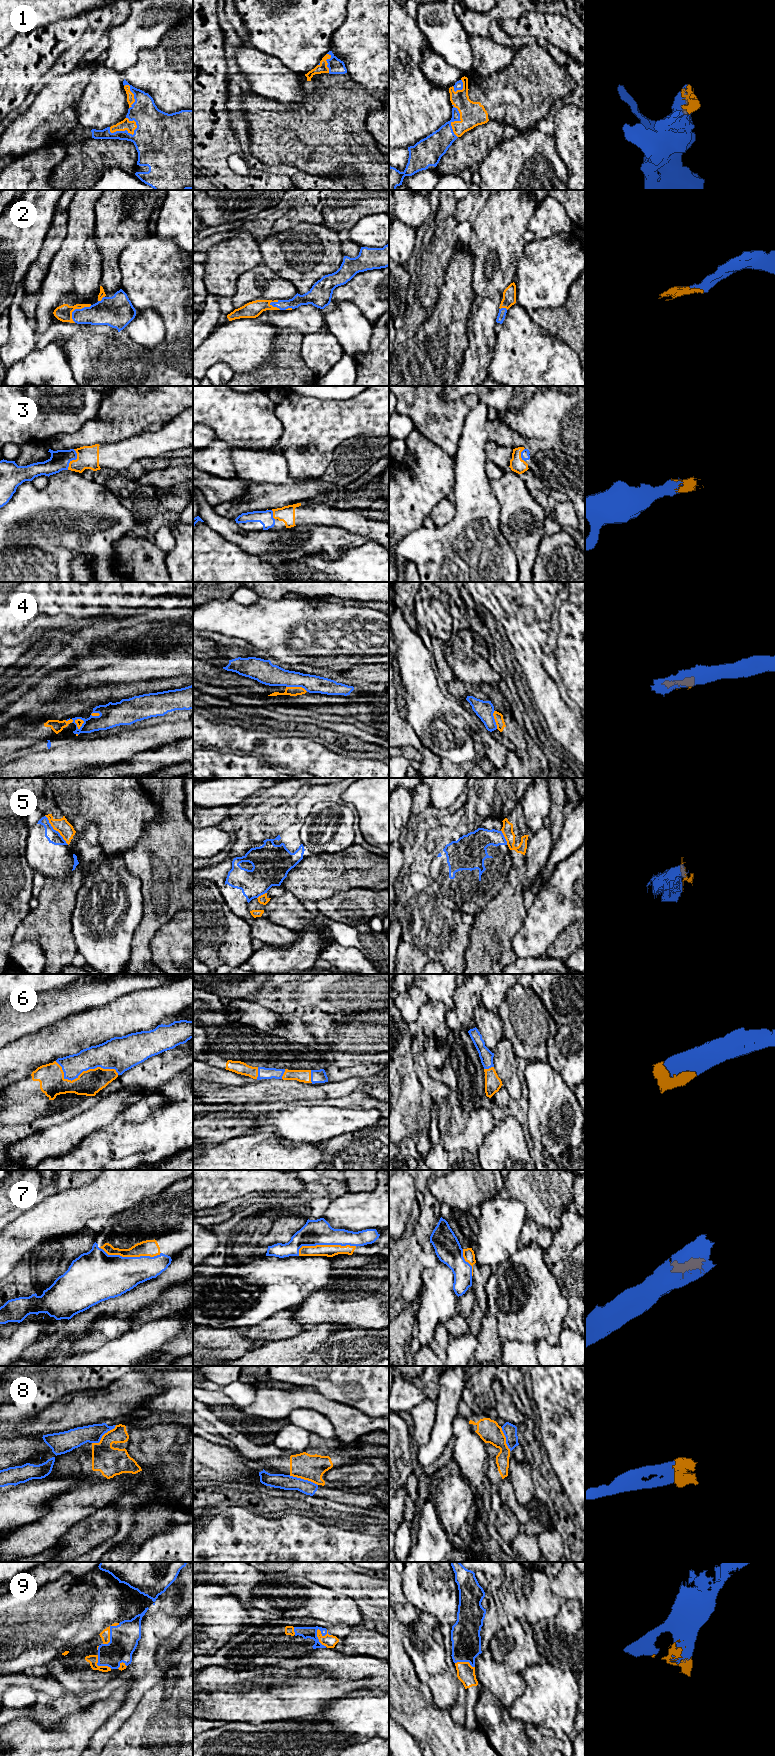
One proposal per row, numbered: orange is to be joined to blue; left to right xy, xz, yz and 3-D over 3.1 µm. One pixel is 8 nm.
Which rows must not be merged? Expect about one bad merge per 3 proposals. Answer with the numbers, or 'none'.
4, 5, 8

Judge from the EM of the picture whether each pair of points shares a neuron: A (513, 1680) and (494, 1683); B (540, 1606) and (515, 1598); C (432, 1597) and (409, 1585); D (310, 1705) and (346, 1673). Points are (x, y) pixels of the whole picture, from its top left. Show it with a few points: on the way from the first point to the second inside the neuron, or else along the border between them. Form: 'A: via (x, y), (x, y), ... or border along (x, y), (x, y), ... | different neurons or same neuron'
A: via (508, 1682), (499, 1682) | same neuron
B: via (534, 1600), (532, 1598), (521, 1598) | same neuron
C: via (426, 1592), (415, 1585) | same neuron
D: border along (315, 1677), (355, 1681) | different neurons

